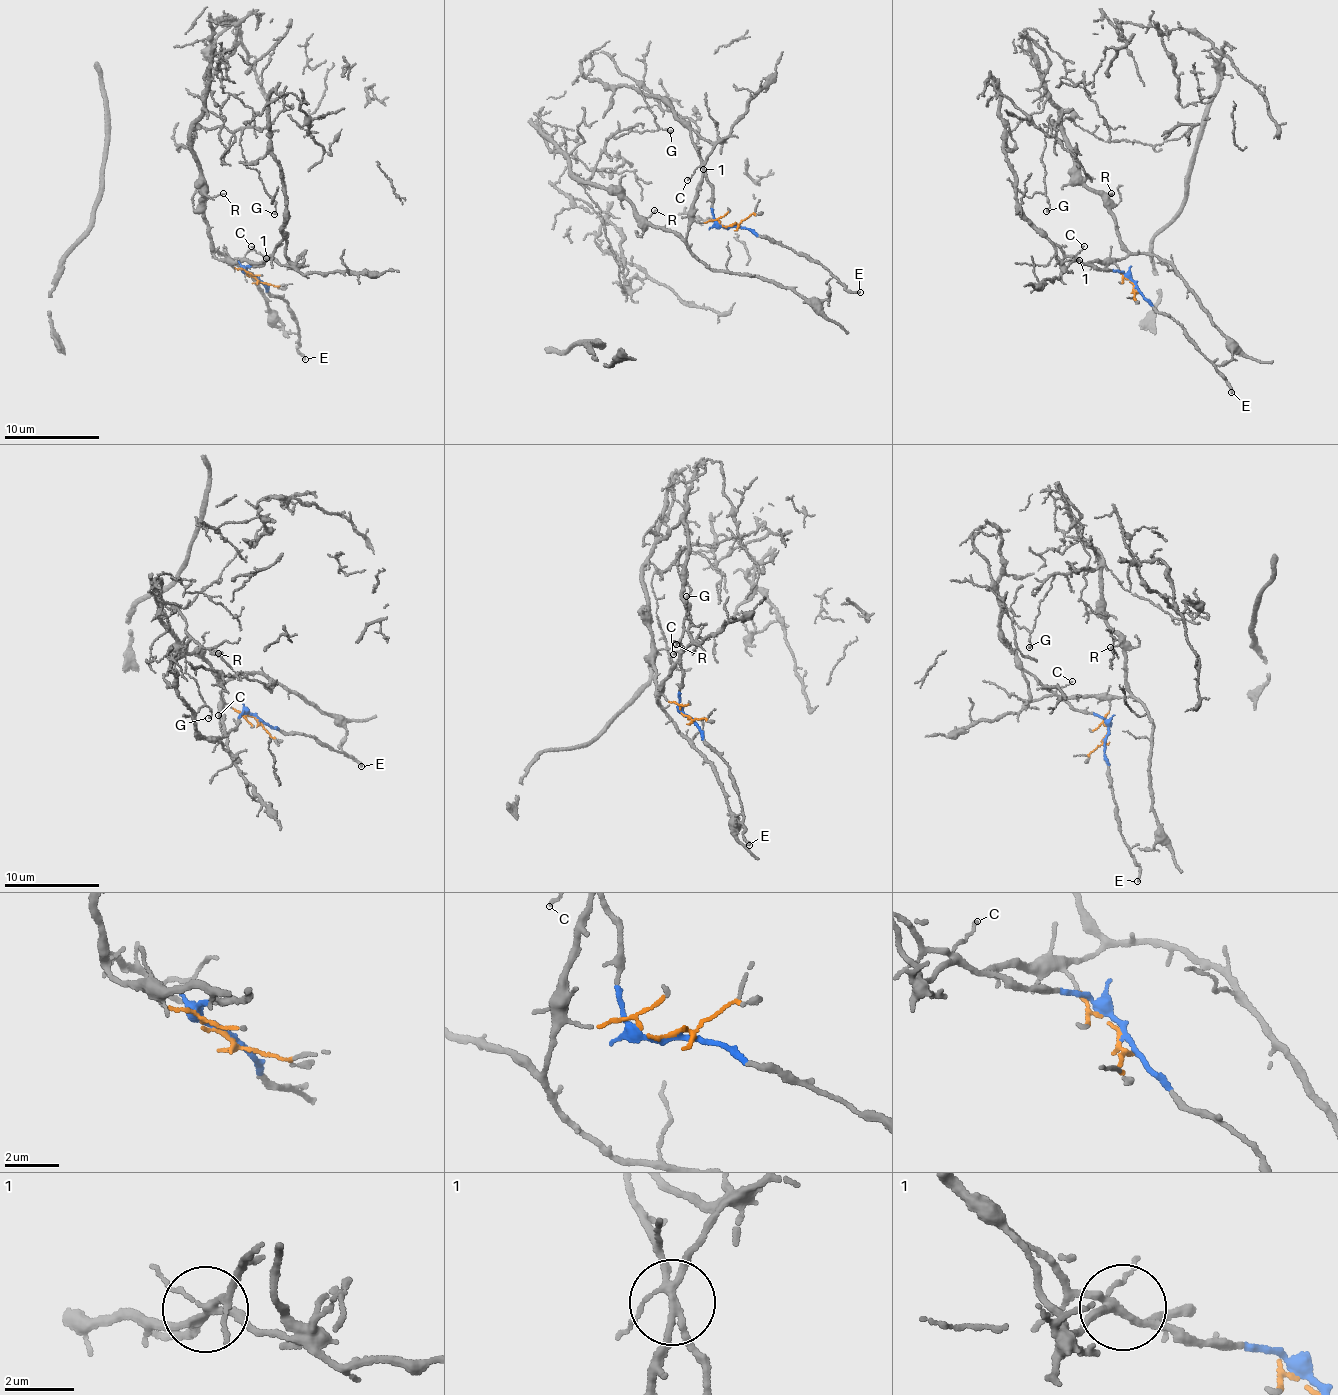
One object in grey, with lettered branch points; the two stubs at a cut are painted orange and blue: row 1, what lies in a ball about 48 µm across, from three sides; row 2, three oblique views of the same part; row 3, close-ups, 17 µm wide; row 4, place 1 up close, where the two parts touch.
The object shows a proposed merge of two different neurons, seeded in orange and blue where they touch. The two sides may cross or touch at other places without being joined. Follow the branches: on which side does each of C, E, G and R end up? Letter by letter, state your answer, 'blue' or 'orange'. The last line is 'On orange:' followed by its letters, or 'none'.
C: blue
E: blue
G: orange
R: orange
On orange: G, R

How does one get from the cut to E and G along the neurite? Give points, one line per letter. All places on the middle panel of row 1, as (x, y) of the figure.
E: (729, 227), (745, 226), (788, 246), (829, 270), (845, 289), (859, 292)
G: (729, 224), (693, 222), (685, 240), (644, 220), (616, 193), (573, 178), (588, 178), (605, 141), (670, 130)

